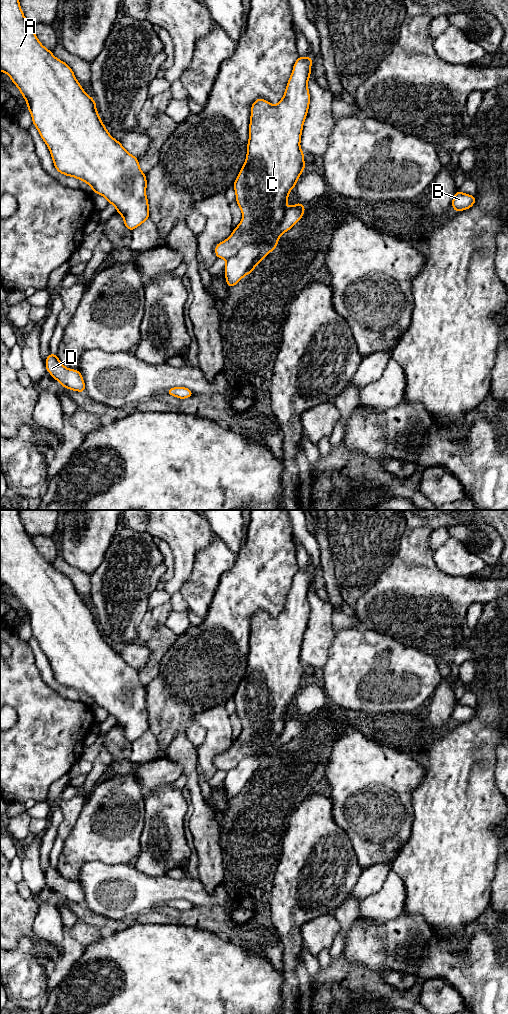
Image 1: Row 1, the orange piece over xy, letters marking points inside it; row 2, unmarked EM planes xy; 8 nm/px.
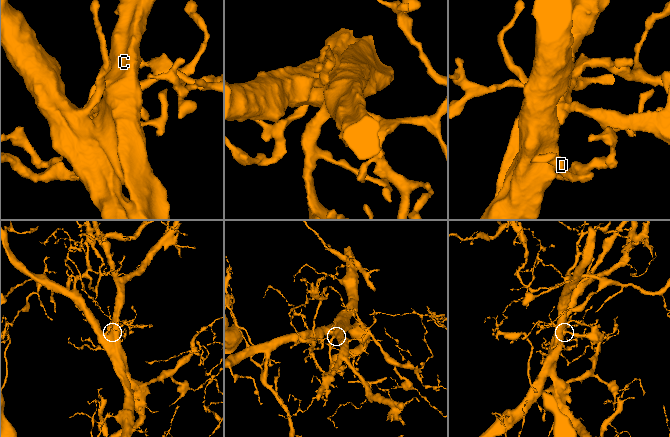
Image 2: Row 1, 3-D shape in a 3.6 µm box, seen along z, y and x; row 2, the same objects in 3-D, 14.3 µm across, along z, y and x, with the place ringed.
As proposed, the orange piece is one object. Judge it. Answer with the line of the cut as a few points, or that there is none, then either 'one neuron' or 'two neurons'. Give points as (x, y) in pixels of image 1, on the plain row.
cut xy (263, 759), (258, 756), (247, 755), (227, 772); two neurons

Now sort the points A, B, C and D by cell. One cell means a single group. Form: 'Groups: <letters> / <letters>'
Groups: A B D / C

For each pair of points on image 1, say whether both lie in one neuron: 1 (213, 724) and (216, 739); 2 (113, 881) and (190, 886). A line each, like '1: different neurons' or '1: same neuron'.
1: same neuron
2: same neuron

